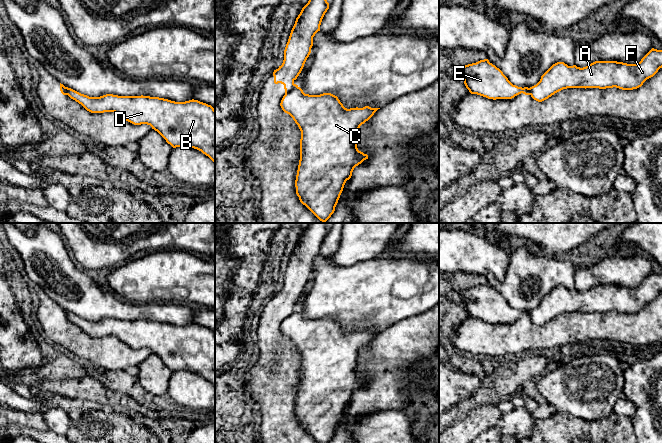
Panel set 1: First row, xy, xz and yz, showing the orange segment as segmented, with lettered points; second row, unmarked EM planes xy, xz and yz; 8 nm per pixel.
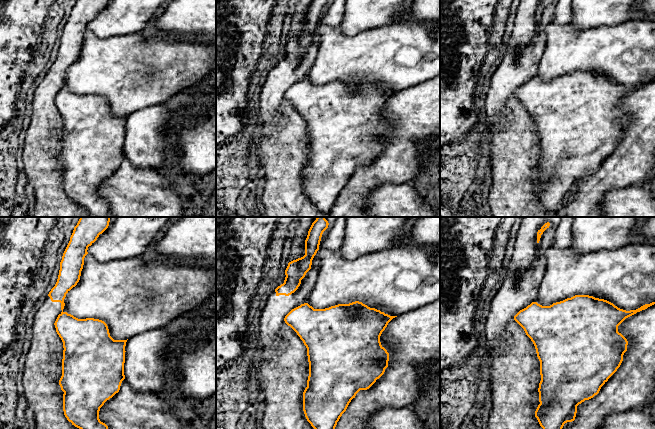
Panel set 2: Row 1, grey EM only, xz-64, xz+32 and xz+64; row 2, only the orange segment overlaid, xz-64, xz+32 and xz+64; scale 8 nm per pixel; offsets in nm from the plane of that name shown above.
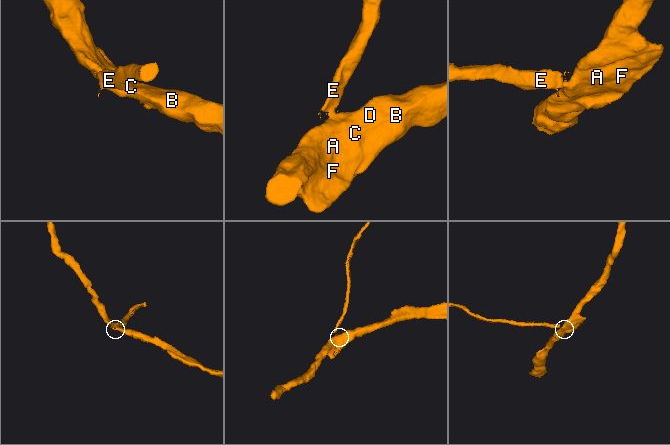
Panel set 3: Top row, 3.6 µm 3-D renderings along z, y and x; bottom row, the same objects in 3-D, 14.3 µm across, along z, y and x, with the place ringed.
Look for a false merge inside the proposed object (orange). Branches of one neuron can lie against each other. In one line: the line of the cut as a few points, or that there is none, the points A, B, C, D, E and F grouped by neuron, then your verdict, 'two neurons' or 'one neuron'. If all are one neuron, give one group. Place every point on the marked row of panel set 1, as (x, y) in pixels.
cut xz (297, 85), (285, 94); groups A B C D F / E; two neurons

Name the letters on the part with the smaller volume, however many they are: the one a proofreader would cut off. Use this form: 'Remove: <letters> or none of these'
Remove: E

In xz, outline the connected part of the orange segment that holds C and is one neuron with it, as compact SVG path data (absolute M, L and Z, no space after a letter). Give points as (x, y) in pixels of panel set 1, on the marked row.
M298 86L283 96L280 106L293 118L301 131L296 194L300 202L325 223L334 213L344 185L351 178L354 168L368 159L368 155L357 148L358 132L360 126L380 108L365 106L347 109L331 93L309 95Z

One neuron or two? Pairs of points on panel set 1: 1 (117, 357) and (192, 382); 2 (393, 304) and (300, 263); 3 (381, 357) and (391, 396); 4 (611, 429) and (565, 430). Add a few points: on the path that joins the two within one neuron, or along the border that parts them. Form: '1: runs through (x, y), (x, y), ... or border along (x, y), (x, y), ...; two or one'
1: border along (152, 353), (137, 366); two
2: border along (320, 254), (313, 261), (312, 287), (307, 292); two
3: runs through (389, 367), (391, 386); one
4: runs through (600, 430), (576, 430); one

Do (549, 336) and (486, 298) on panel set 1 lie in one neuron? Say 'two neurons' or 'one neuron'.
one neuron

